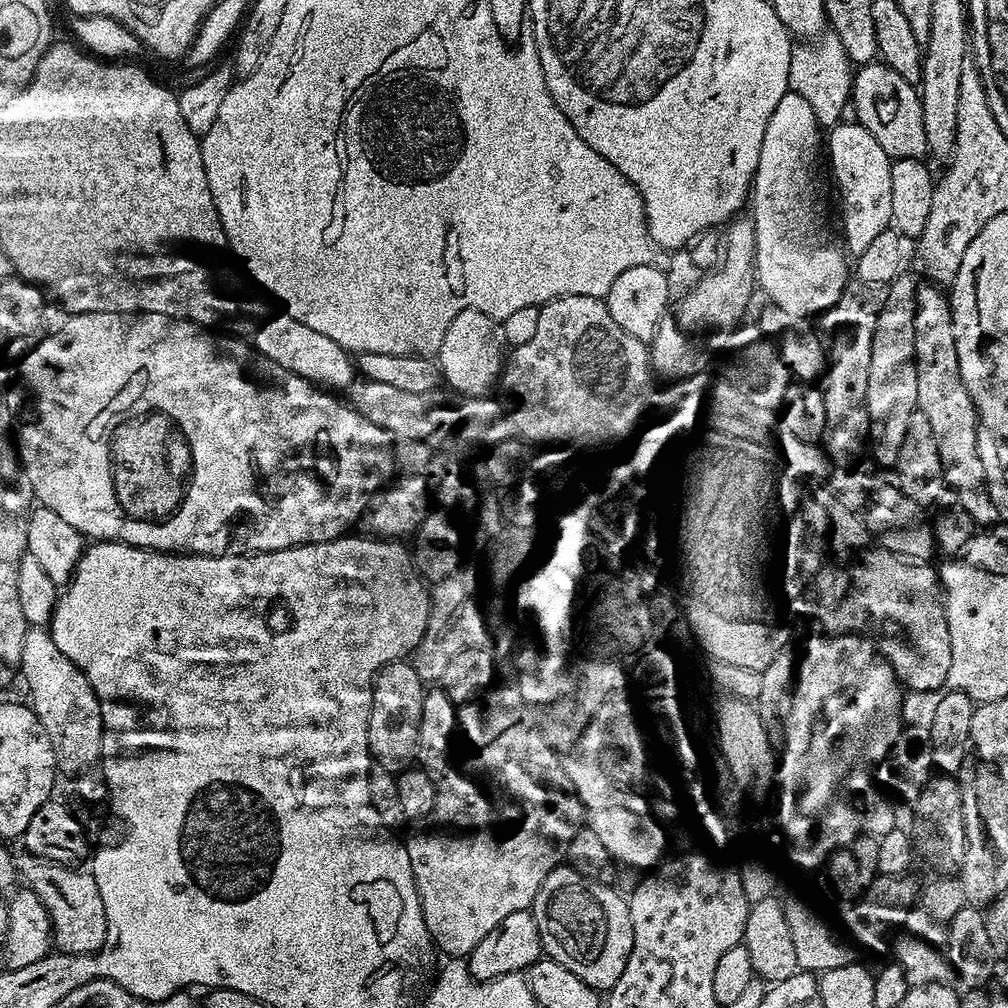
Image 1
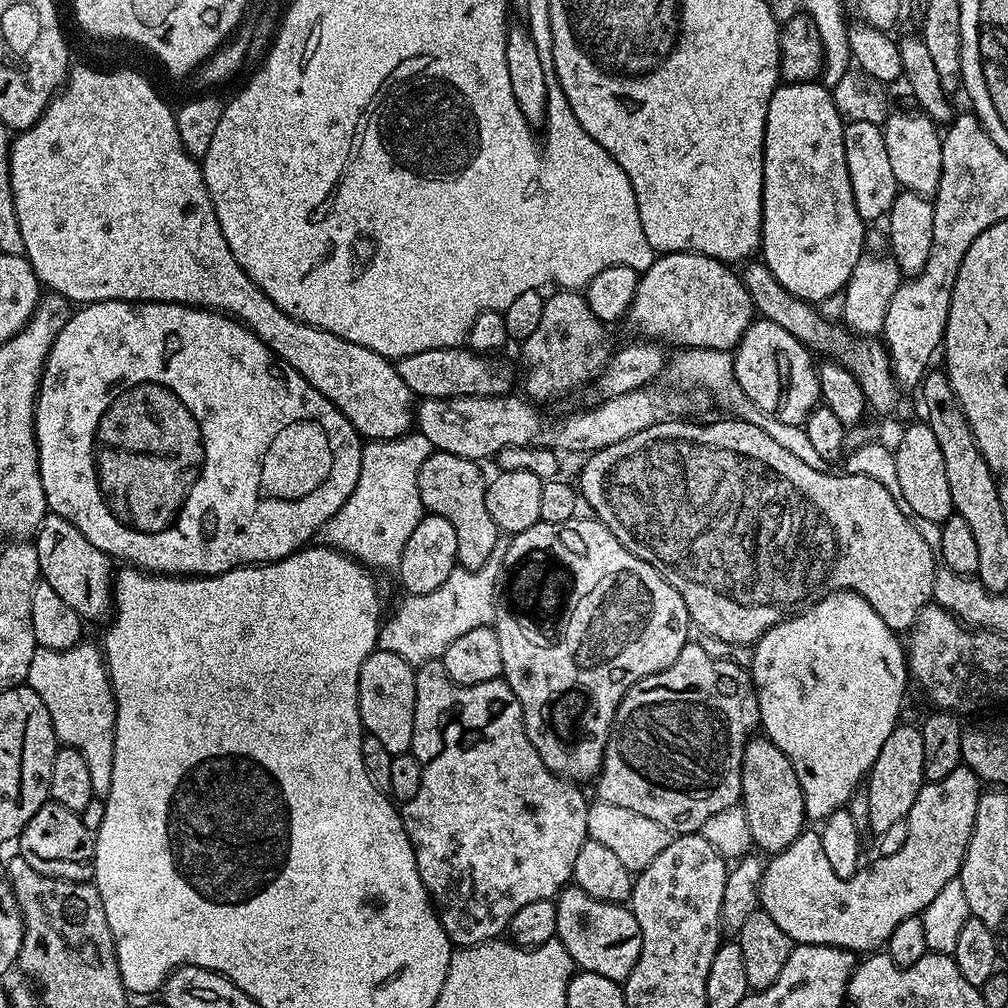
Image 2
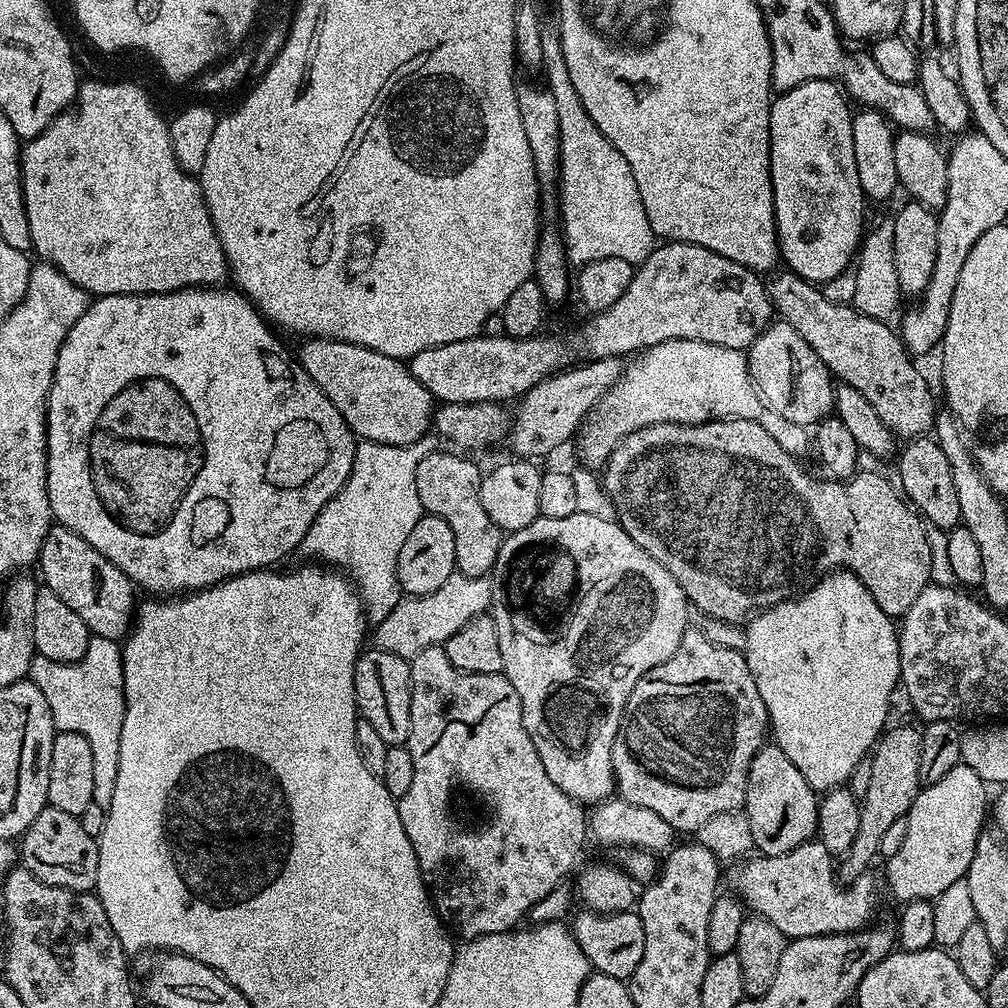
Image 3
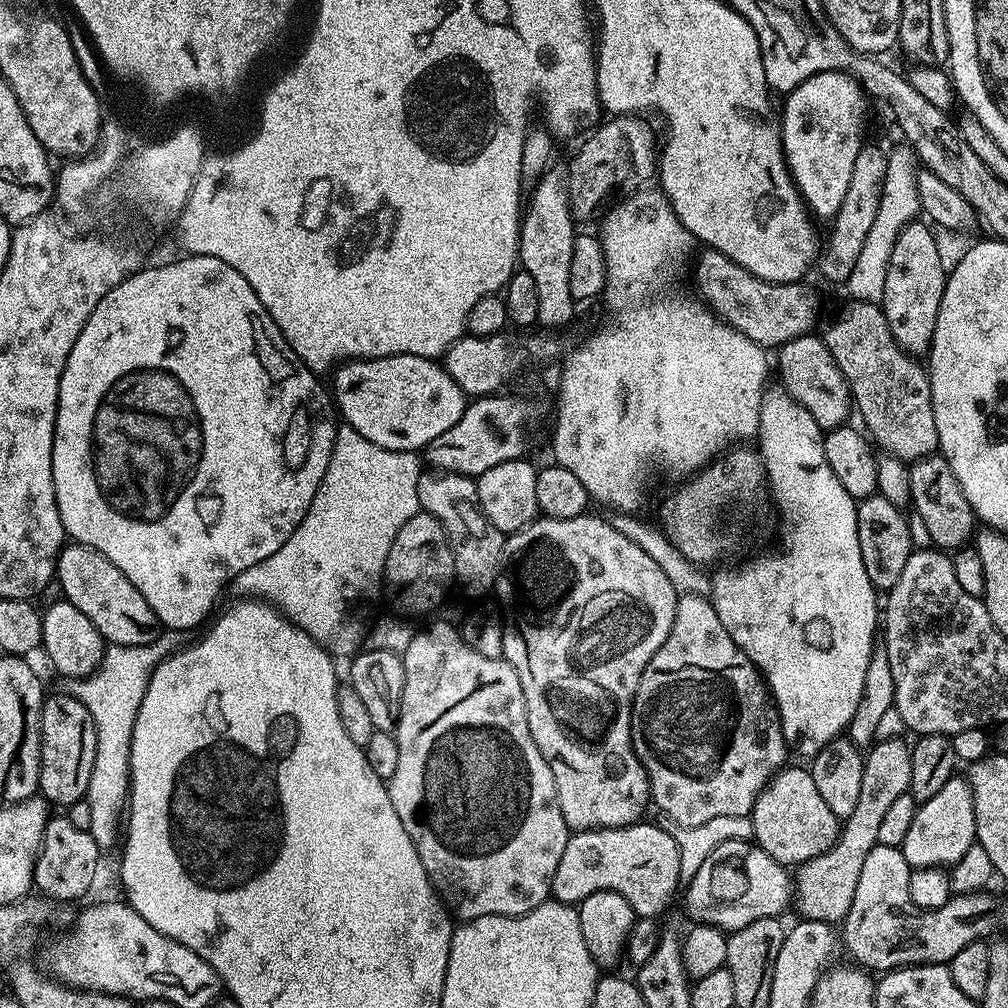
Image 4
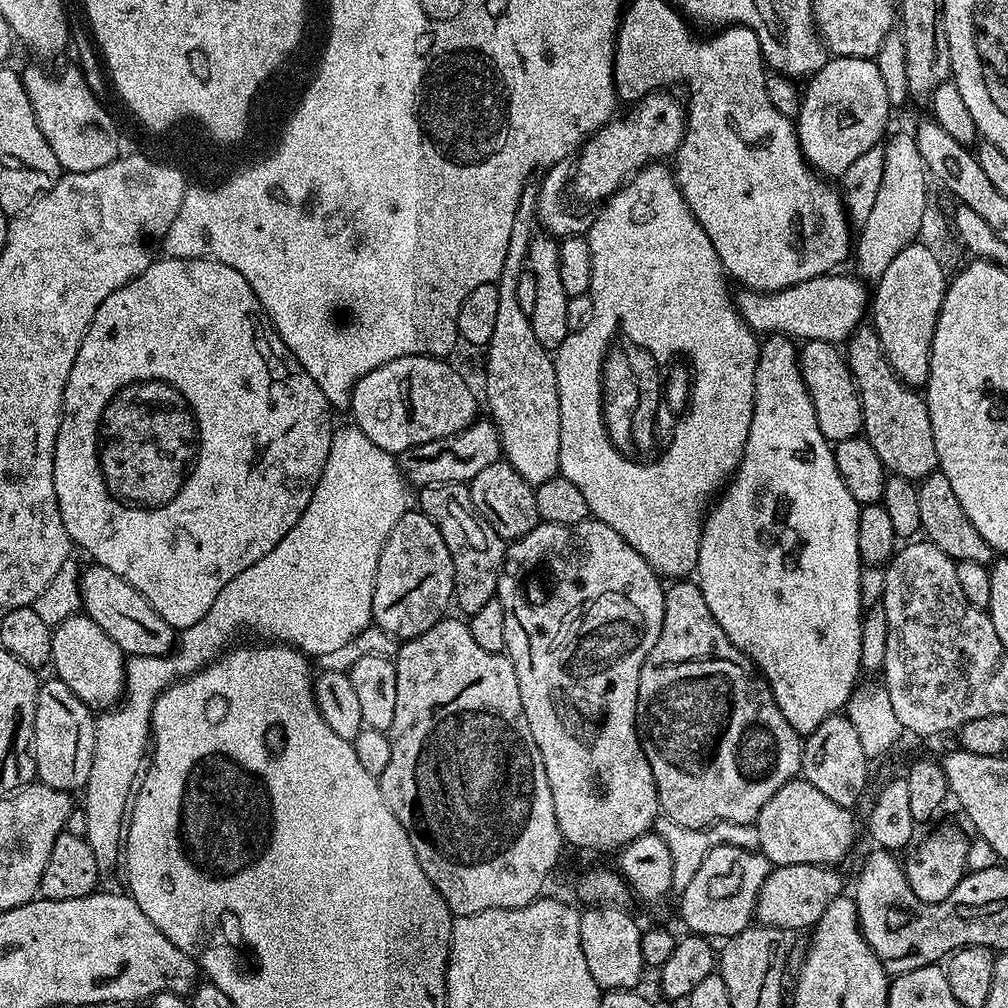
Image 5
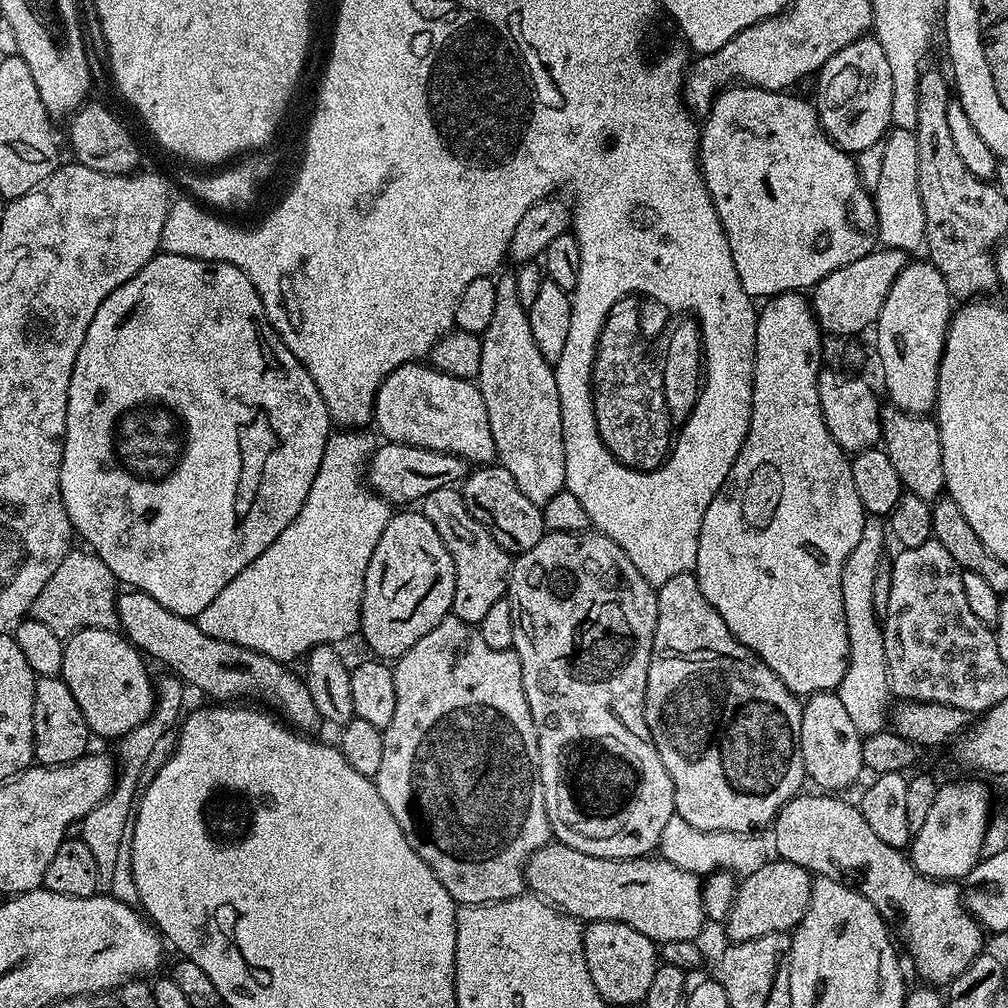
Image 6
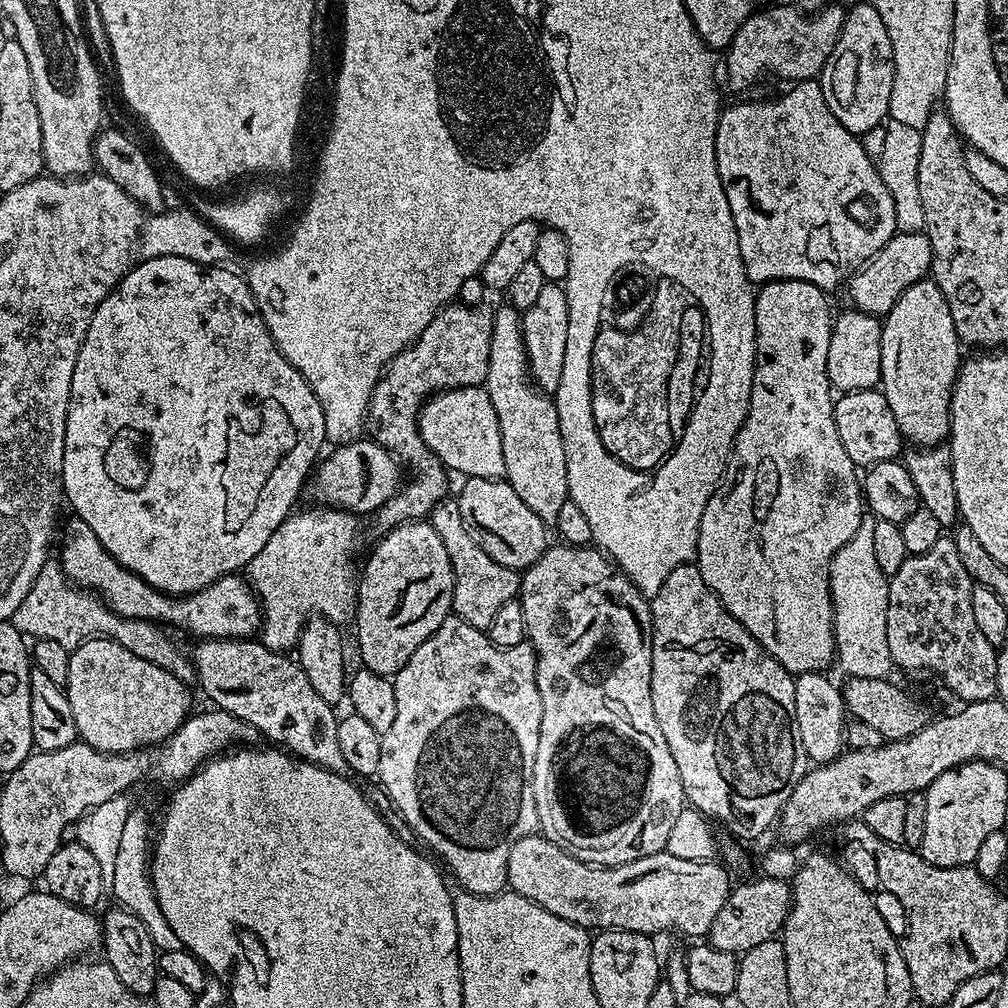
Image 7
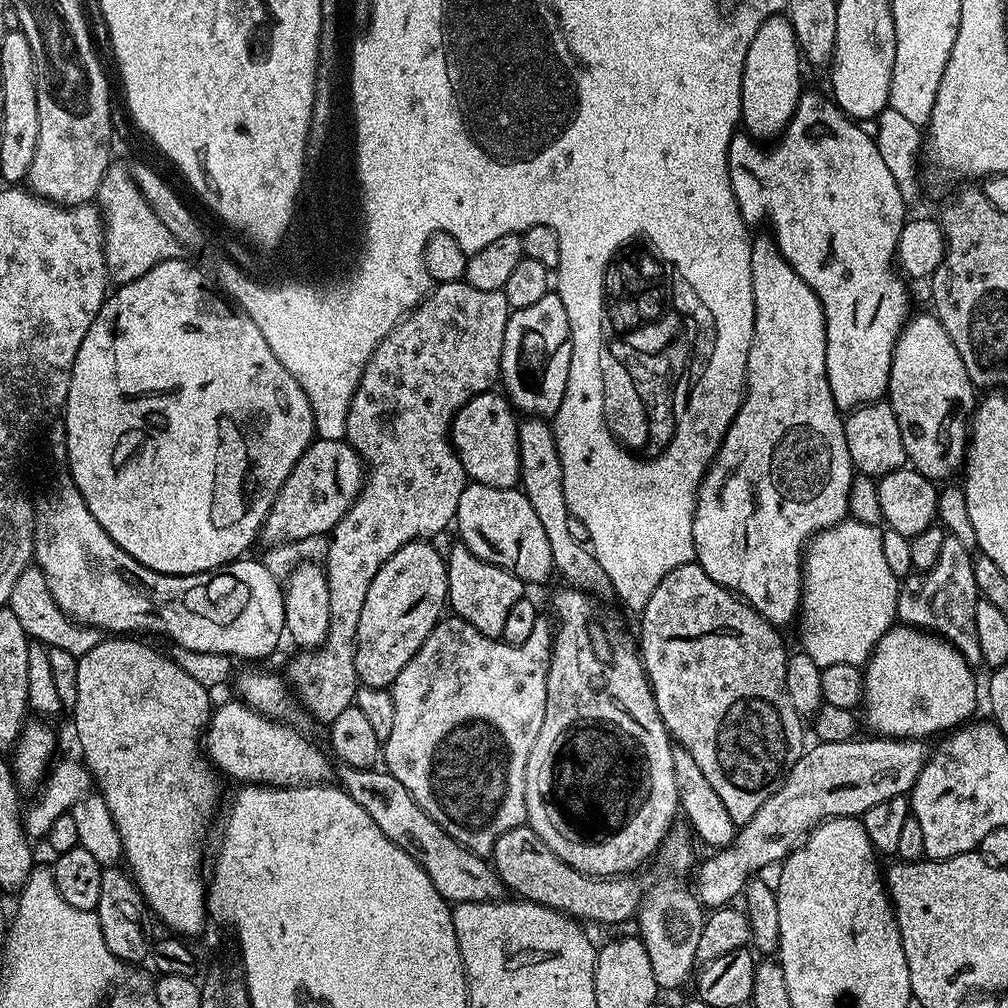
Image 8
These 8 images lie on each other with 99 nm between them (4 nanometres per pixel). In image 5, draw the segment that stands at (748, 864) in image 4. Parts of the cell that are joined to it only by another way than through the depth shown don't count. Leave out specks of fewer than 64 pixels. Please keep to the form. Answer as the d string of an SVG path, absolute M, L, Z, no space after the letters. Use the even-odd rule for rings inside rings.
M730 844L712 848L678 896L680 916L687 931L697 936L727 938L749 927L756 914L756 899L762 890L762 882L769 871L768 860L759 850Z

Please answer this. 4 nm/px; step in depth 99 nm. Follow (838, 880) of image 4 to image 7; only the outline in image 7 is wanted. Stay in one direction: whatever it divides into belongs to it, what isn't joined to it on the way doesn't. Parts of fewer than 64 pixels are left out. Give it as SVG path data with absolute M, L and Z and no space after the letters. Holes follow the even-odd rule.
M761 875L760 880L757 878L748 878L740 882L736 888L733 887L729 891L726 902L722 906L722 910L718 910L717 916L714 917L714 926L710 926L706 937L707 943L713 944L718 950L726 950L742 954L746 950L750 950L754 946L758 946L758 942L766 942L767 940L777 939L781 935L784 920L788 916L788 911L792 908L792 890L787 880L775 880L769 876Z

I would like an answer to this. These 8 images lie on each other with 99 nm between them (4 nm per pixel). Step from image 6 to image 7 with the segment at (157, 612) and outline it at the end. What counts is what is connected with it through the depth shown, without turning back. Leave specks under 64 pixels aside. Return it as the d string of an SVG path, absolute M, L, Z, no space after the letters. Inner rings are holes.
M241 638L239 640L201 639L196 649L190 652L192 664L196 668L198 687L213 700L215 707L222 712L234 714L234 718L242 718L250 726L256 728L265 741L287 750L291 755L307 760L331 772L341 774L348 772L346 757L342 754L338 743L338 712L333 705L326 702L310 686L310 678L302 670L302 666L291 655L270 650L256 638Z

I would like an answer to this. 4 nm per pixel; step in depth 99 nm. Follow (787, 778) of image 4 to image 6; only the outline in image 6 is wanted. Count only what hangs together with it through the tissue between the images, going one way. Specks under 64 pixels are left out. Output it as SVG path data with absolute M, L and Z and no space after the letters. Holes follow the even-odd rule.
M797 794L787 800L775 818L775 855L825 880L837 879L836 868L843 866L844 856L860 856L864 877L858 883L858 891L873 902L889 900L904 915L904 940L917 974L924 979L921 981L928 986L951 984L986 948L985 929L968 913L961 885L922 875L901 849L886 846L886 842L870 830L853 801L851 804L848 800L839 800L836 794L804 795Z

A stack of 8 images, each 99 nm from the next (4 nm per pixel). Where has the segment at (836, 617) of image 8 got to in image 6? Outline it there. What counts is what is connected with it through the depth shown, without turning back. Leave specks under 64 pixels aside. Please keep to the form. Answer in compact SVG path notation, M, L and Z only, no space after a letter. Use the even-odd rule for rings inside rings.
M865 519L862 538L858 546L854 546L842 570L842 598L848 627L848 672L842 678L838 694L842 698L842 706L846 706L847 712L850 713L854 730L858 730L861 737L873 736L885 731L890 720L888 700L893 699L892 689L888 683L882 620L877 616L873 603L875 571L878 570L885 555L883 554L884 536L886 540L886 524L883 519Z

